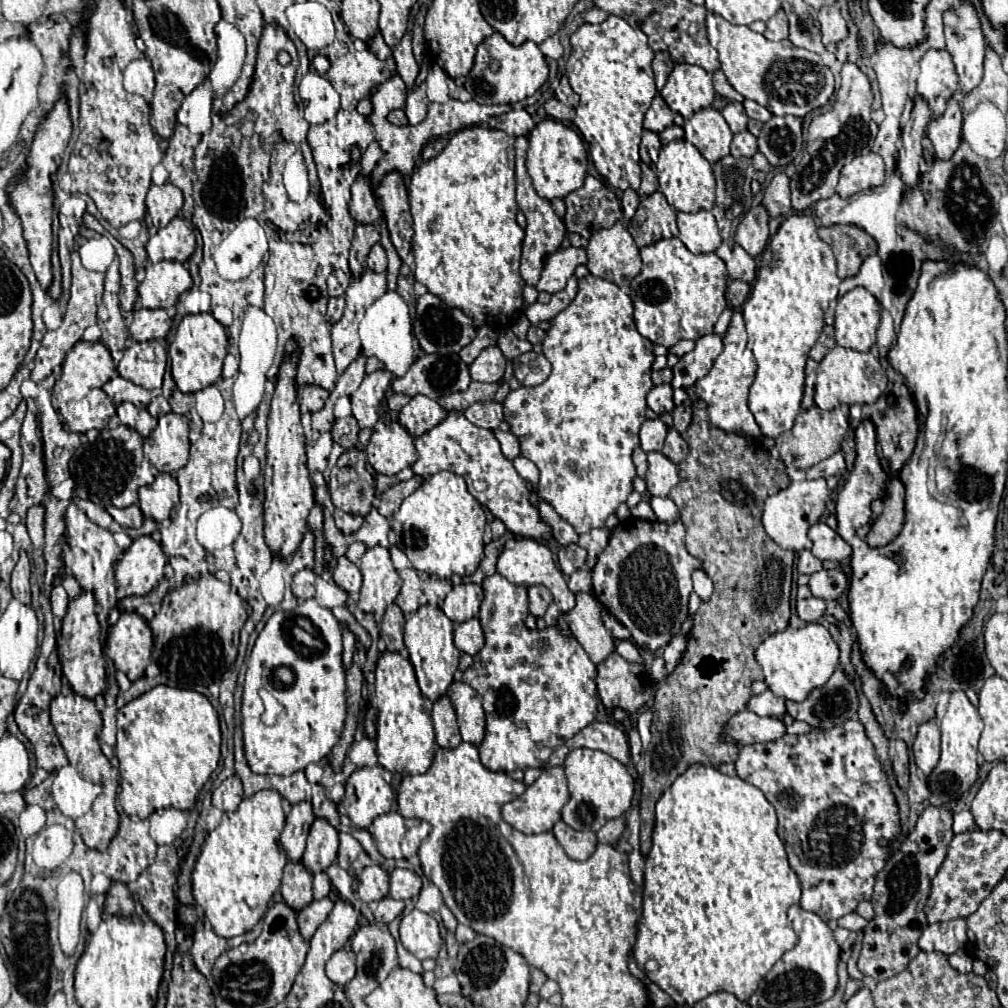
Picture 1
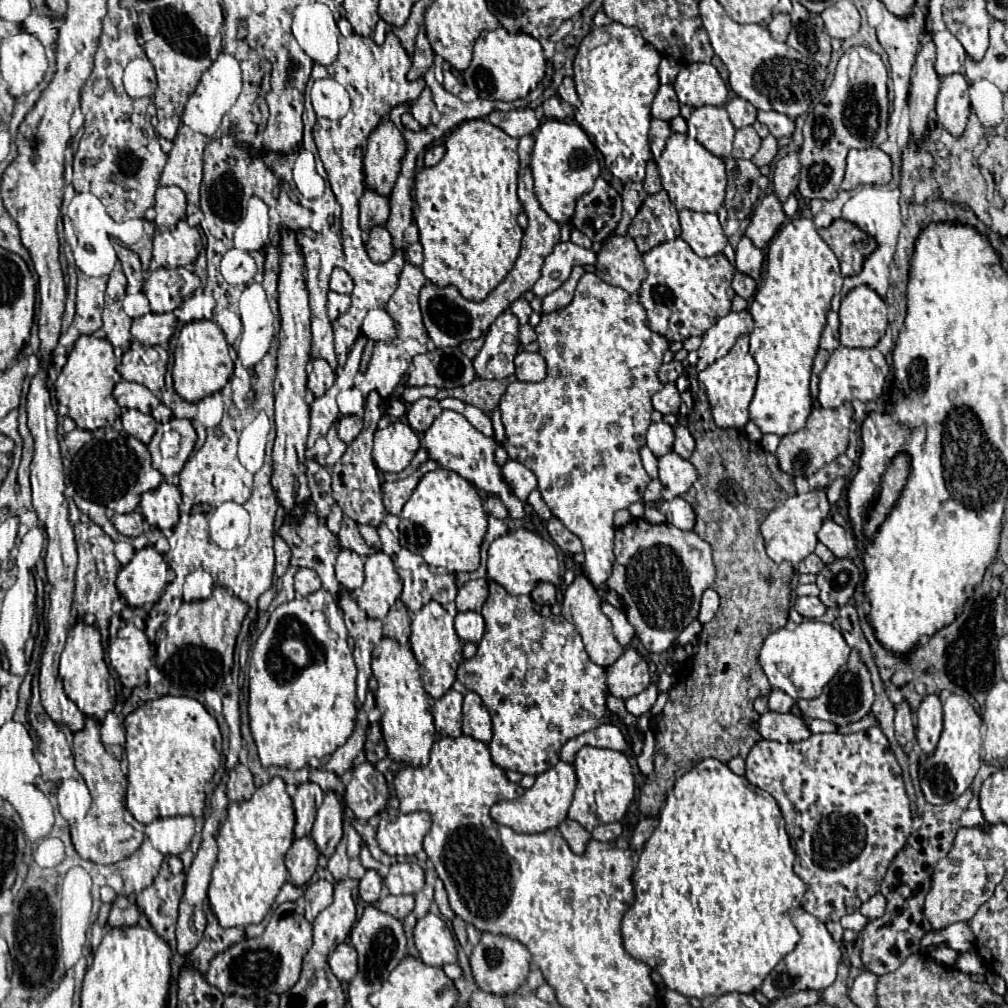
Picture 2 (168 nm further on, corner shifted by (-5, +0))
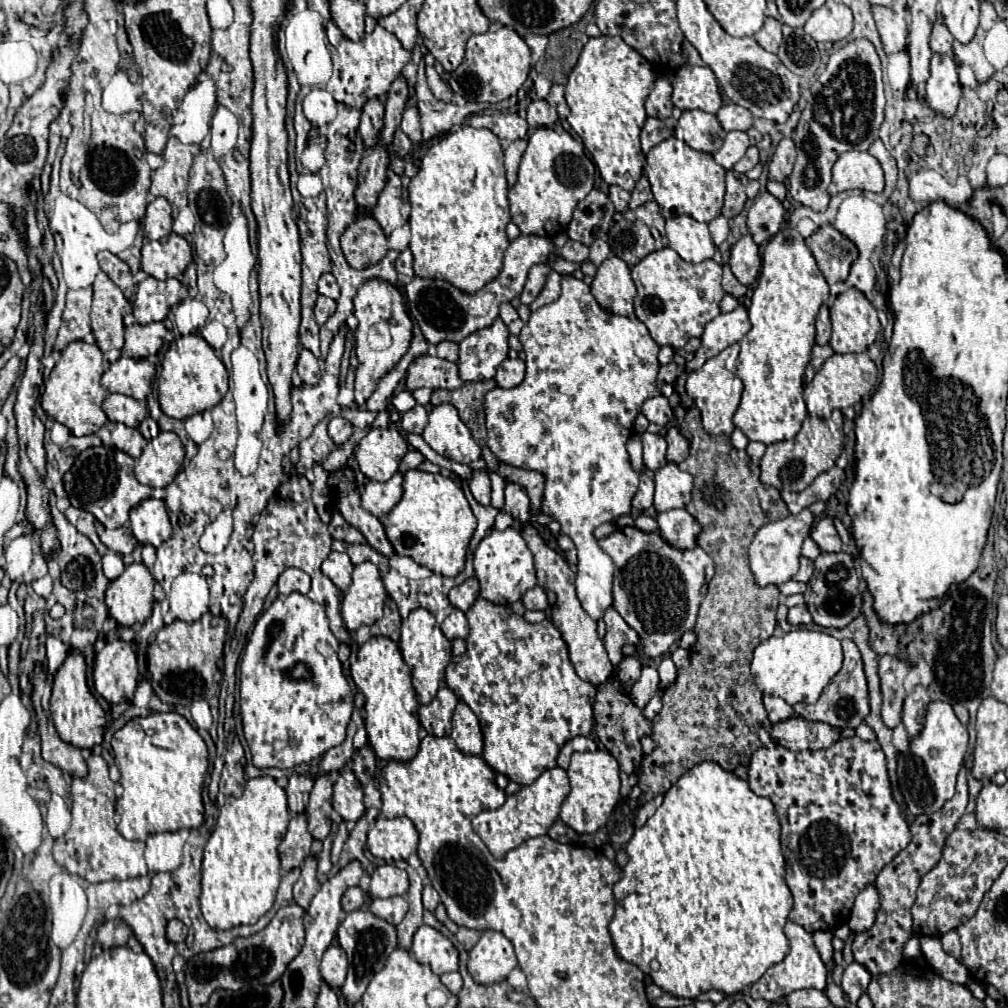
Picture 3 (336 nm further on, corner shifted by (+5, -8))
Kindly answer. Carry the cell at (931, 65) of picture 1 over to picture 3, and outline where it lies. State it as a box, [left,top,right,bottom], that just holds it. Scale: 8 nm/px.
[931,19,953,55]

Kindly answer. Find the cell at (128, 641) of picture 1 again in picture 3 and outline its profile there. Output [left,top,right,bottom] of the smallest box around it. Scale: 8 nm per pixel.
[93,639,137,703]

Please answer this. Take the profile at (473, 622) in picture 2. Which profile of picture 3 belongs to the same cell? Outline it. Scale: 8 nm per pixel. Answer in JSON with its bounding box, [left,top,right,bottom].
[441,611,469,641]

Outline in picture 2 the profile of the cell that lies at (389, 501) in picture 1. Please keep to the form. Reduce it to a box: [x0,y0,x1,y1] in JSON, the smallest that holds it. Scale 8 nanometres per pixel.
[381,459,439,515]

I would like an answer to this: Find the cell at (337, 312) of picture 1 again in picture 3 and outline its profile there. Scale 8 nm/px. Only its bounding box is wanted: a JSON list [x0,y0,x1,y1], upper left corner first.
[315,295,337,325]

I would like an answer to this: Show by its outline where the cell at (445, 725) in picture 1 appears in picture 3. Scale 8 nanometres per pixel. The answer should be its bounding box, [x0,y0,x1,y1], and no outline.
[419,687,459,737]

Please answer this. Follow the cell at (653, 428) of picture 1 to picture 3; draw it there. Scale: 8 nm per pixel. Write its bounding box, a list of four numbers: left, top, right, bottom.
[641,431,667,471]

